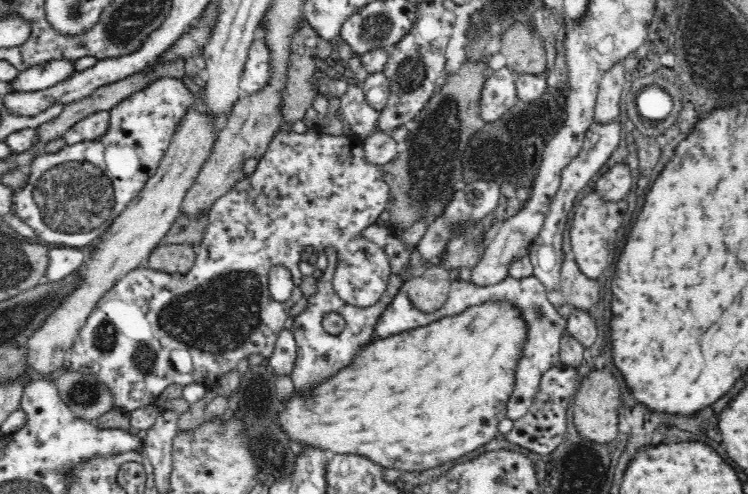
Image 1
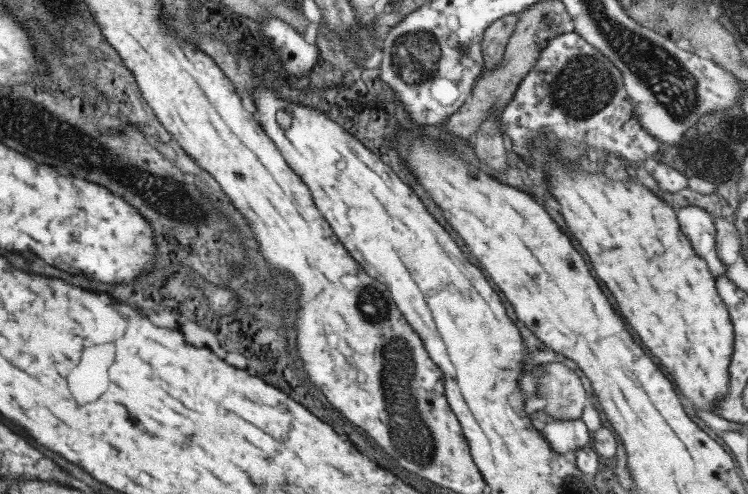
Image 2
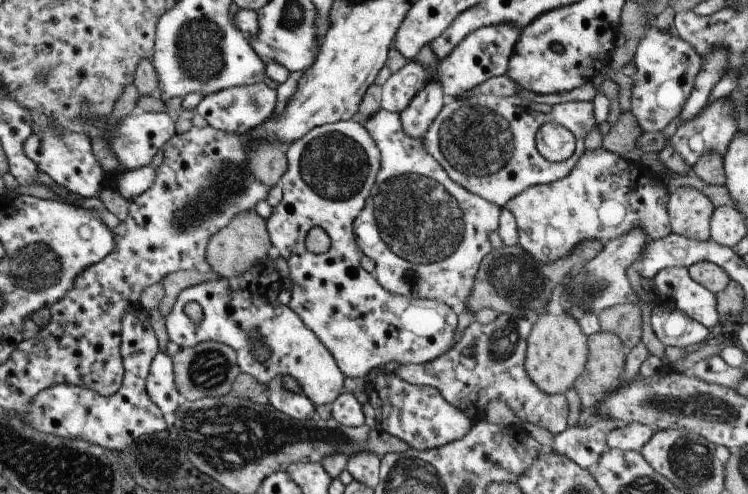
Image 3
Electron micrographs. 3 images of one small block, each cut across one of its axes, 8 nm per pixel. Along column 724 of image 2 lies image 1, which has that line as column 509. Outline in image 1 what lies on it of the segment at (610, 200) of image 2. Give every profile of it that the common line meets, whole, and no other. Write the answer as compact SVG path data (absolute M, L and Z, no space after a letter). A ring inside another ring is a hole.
M486 300L482 304L470 306L462 314L456 314L456 316L450 316L450 318L446 316L446 318L430 322L428 326L422 326L418 330L410 330L410 332L404 332L404 334L394 334L390 338L376 340L372 344L366 344L360 350L360 354L356 354L356 358L350 366L338 370L338 374L334 374L328 380L316 384L308 392L308 398L302 396L300 392L294 392L292 398L288 402L284 402L276 424L288 434L290 440L296 440L302 446L318 446L320 450L326 450L326 452L330 450L332 454L362 454L364 458L372 460L374 464L384 466L384 470L386 468L398 468L398 472L404 472L404 470L406 472L426 472L426 470L436 468L440 464L456 462L462 456L476 452L476 448L490 444L492 438L498 436L500 422L508 418L508 400L510 400L510 394L516 386L516 366L518 366L518 362L524 354L526 332L528 332L528 326L522 320L518 306L514 306L510 302L500 302L500 300Z

